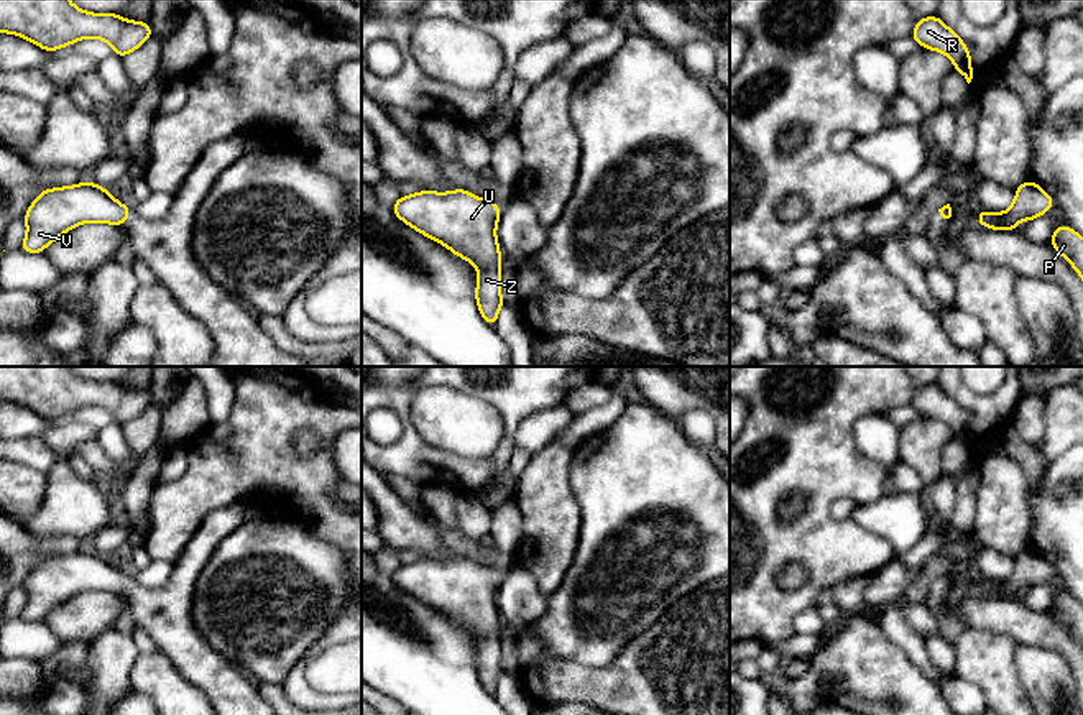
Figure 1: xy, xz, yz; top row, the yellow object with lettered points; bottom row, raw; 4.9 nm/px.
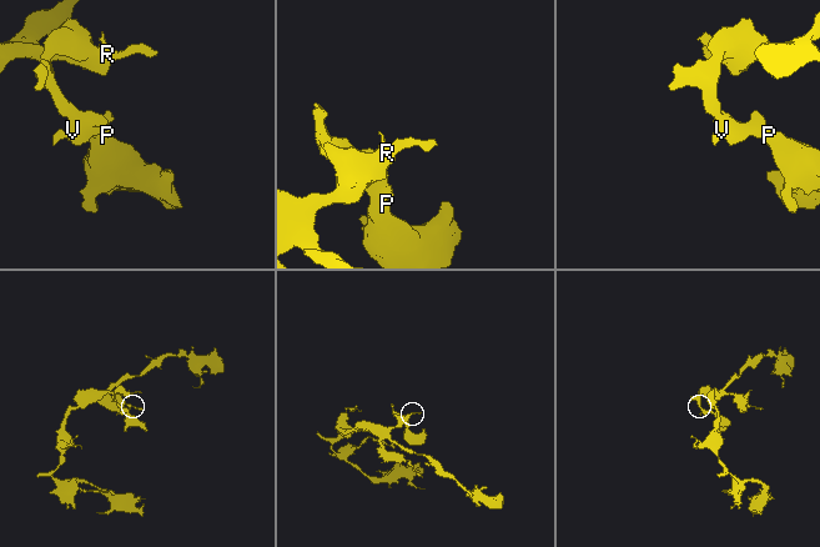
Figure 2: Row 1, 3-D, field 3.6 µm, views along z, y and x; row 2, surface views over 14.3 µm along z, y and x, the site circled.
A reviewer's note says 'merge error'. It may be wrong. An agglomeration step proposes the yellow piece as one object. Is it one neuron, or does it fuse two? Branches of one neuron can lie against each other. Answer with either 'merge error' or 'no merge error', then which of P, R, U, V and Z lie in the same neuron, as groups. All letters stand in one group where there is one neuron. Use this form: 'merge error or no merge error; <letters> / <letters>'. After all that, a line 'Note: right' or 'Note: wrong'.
no merge error; P R U V Z
Note: wrong

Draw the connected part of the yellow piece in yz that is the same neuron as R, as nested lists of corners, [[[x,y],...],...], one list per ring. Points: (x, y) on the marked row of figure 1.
[[[937,15],[920,18],[910,35],[924,49],[947,54],[958,74],[970,84],[973,79],[971,56],[965,41]]]

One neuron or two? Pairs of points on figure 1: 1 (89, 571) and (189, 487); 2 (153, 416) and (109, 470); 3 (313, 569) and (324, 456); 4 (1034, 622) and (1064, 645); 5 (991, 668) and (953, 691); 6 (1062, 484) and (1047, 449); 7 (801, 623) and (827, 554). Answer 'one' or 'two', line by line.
1: two
2: one
3: two
4: one
5: two
6: two
7: two

